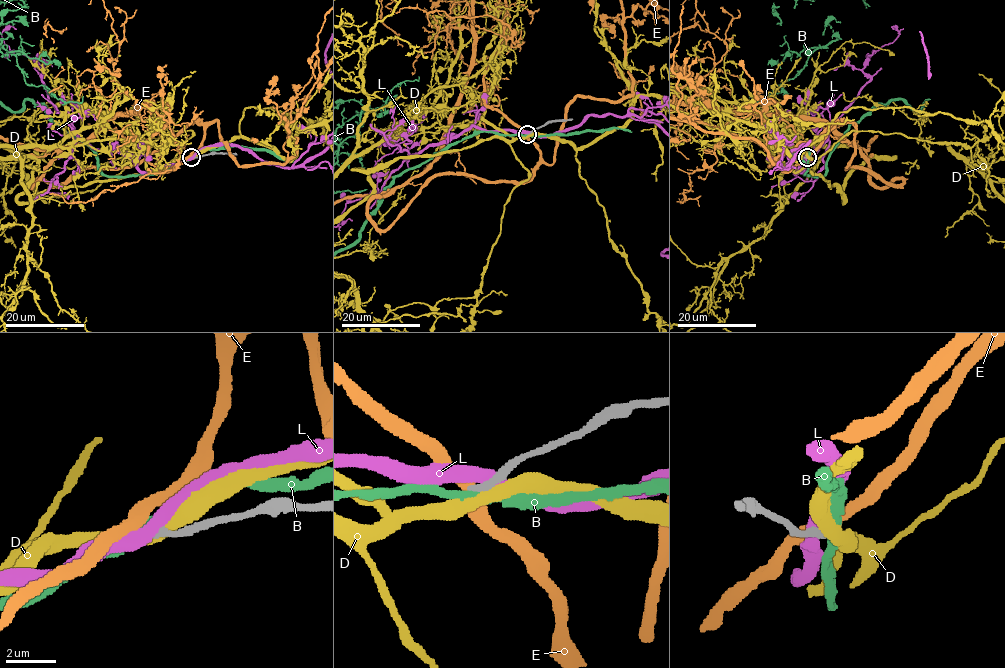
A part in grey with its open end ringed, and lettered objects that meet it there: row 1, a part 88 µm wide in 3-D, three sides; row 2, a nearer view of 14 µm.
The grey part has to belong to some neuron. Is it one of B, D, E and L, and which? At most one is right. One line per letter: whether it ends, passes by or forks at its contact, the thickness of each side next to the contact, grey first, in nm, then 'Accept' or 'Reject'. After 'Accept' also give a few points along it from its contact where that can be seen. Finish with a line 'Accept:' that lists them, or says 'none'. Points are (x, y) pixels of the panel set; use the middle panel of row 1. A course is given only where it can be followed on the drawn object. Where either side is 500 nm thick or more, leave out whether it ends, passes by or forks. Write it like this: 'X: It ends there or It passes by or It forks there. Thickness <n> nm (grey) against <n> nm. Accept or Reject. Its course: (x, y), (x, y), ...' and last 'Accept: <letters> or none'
B: It passes by. Thickness 320 nm (grey) against 360 nm. Reject
D: It passes by. Thickness 400 nm (grey) against 480 nm. Reject
E: It passes by. Thickness 280 nm (grey) against 480 nm. Reject
L: It passes by. Thickness 420 nm (grey) against 480 nm. Reject
Accept: none

